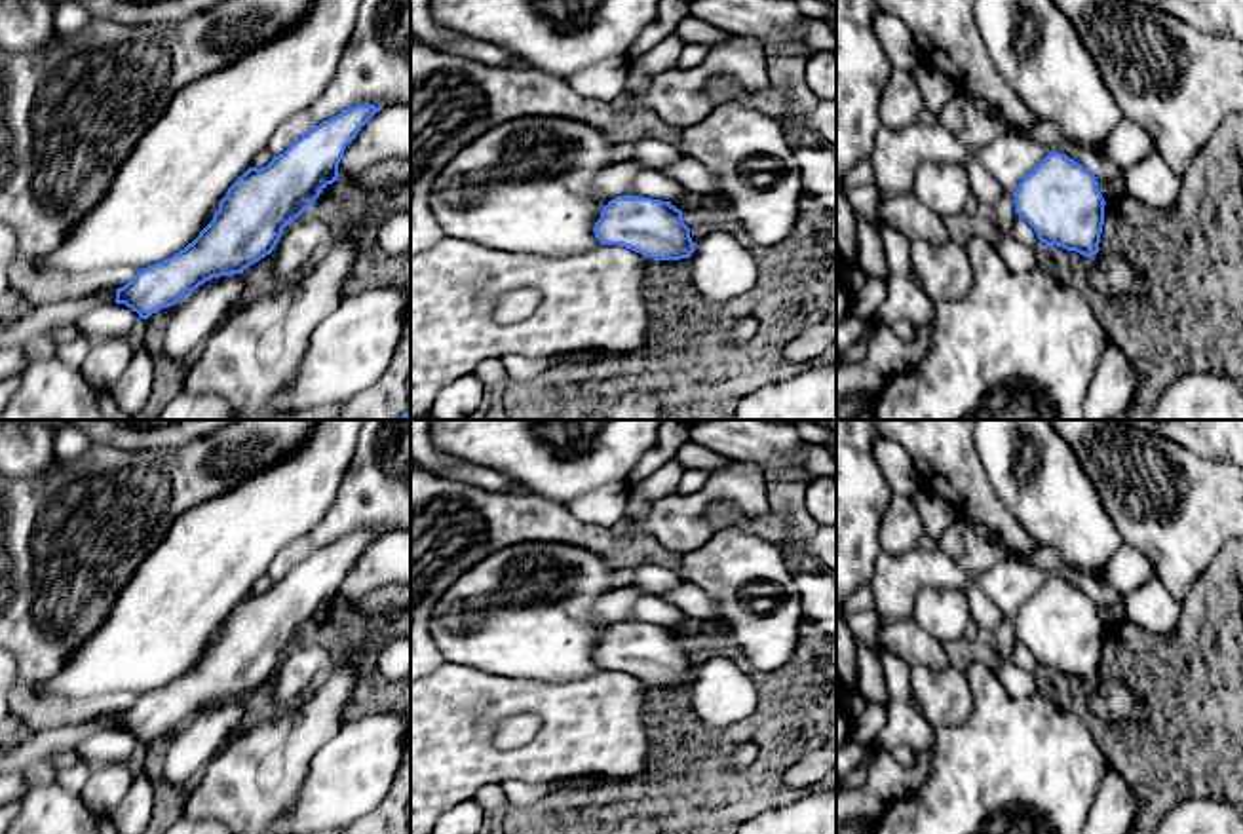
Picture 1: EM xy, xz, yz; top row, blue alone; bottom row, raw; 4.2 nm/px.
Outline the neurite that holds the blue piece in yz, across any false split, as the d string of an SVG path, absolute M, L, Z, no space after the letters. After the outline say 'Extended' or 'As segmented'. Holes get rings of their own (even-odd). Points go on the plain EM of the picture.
M1051 578L1023 602L1013 619L1015 638L1034 654L1042 669L1076 676L1089 684L1100 676L1106 627L1099 616L1097 602L1081 589L1066 579Z. As segmented

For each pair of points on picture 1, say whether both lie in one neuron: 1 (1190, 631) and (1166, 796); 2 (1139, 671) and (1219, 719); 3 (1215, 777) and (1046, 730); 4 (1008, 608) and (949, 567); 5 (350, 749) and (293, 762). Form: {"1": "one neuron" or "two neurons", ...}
{"1": "one neuron", "2": "one neuron", "3": "two neurons", "4": "two neurons", "5": "two neurons"}

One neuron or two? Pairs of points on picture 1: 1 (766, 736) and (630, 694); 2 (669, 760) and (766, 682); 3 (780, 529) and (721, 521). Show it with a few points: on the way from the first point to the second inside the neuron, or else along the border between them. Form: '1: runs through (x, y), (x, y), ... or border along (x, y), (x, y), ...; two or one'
1: border along (649, 690), (645, 705), (647, 743); two
2: runs through (700, 757), (721, 741), (747, 730), (764, 713); one
3: runs through (764, 525), (736, 521); one

